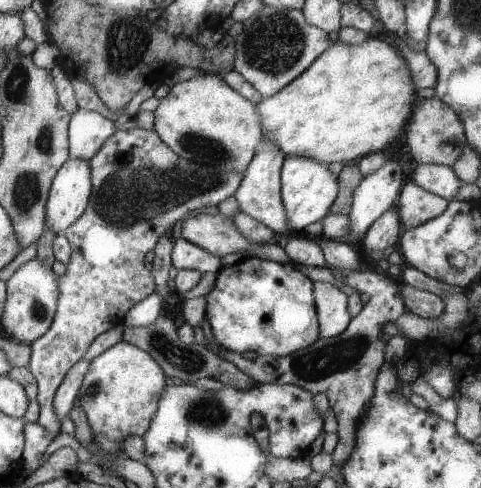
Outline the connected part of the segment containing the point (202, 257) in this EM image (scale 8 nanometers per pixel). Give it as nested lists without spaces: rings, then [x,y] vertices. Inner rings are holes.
[[[180,238],[174,240],[171,253],[173,266],[177,269],[195,269],[199,272],[212,272],[217,274],[222,271],[222,257],[211,254],[208,250]]]

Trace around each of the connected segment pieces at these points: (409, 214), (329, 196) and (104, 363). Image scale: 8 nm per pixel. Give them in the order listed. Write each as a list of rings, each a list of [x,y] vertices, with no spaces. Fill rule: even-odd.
[[[408,179],[400,190],[397,202],[404,229],[418,227],[443,214],[449,203],[443,197],[423,190]]]
[[[290,156],[283,160],[281,198],[287,230],[292,232],[292,236],[301,235],[307,226],[324,219],[330,213],[338,195],[338,179],[329,172],[328,165],[311,160],[310,157]]]
[[[124,340],[94,358],[89,366],[78,399],[94,430],[95,443],[120,458],[124,440],[132,435],[144,436],[151,426],[159,400],[166,392],[166,374],[150,353]]]

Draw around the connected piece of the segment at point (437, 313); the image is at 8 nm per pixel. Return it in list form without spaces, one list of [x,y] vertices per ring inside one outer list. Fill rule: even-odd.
[[[400,284],[404,305],[420,318],[438,319],[445,310],[444,302],[436,294]]]

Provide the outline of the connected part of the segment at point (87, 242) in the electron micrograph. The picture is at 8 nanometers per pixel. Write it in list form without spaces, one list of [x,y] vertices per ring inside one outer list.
[[[136,127],[134,130],[117,130],[103,148],[89,161],[91,165],[92,192],[87,211],[76,223],[66,229],[65,236],[72,247],[72,258],[66,265],[66,275],[58,280],[60,299],[52,327],[30,346],[31,360],[27,365],[38,382],[39,404],[42,411],[37,421],[54,436],[62,432],[54,400],[66,375],[91,346],[95,338],[122,323],[136,304],[155,292],[151,272],[145,268],[147,252],[156,247],[158,240],[170,233],[173,225],[194,210],[218,205],[235,195],[243,184],[242,171],[226,171],[221,166],[200,165],[178,156],[153,130]]]

